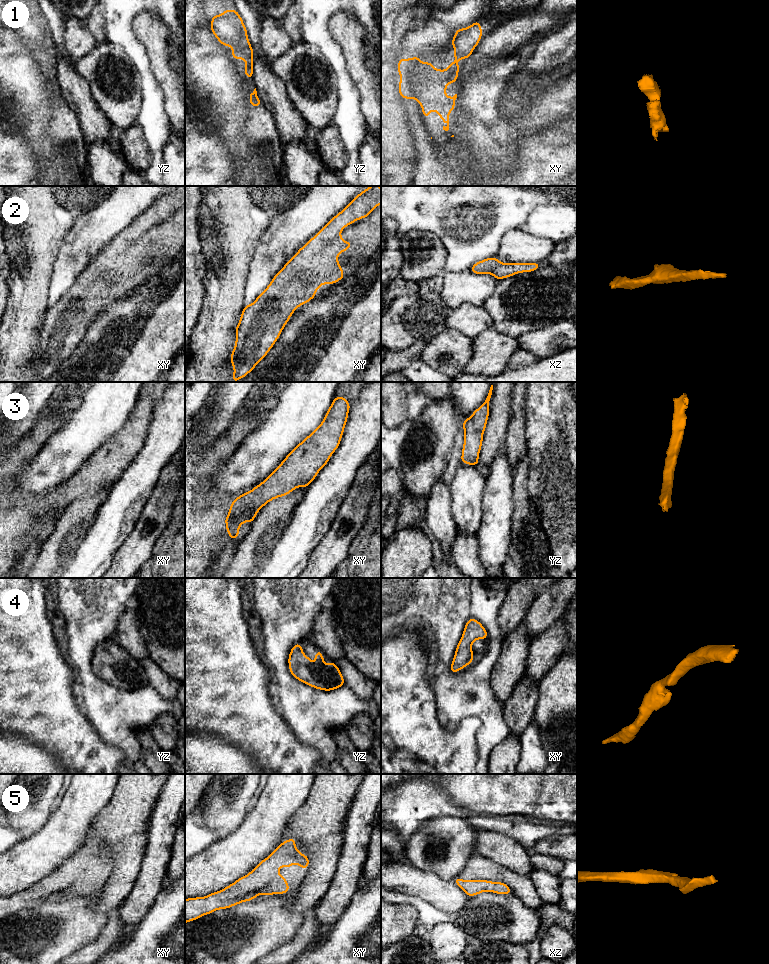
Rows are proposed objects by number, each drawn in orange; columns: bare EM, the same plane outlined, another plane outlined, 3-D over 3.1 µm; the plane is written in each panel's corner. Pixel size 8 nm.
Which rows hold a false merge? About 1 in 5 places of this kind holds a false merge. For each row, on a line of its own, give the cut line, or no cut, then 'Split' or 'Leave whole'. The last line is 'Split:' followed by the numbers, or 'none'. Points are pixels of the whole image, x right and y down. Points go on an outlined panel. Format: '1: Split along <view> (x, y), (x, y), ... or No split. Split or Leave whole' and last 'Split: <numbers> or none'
1: No split. Leave whole
2: No split. Leave whole
3: No split. Leave whole
4: No split. Leave whole
5: No split. Leave whole
Split: none

